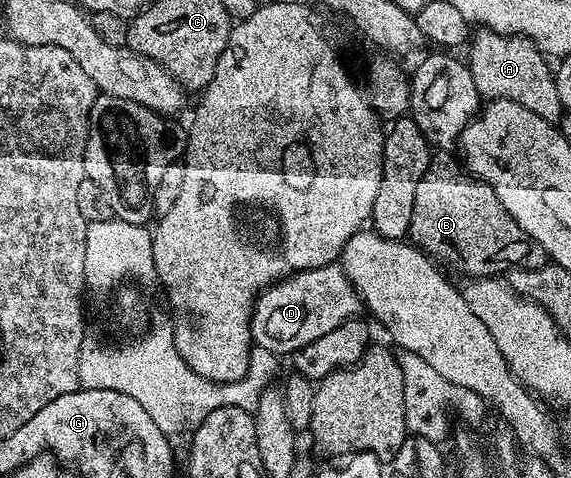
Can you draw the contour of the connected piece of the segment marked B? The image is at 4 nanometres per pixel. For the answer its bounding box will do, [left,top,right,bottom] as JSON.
[408,152,547,280]

